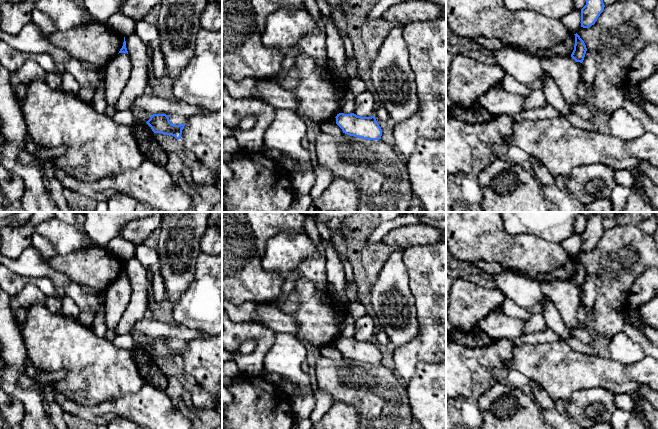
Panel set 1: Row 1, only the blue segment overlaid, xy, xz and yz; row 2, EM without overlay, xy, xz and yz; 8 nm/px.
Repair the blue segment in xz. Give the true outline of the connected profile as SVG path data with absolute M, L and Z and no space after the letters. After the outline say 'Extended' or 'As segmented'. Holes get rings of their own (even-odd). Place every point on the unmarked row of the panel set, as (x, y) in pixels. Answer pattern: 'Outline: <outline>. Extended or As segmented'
Outline: M354 337L337 338L336 348L343 357L367 364L379 364L382 360L382 353L374 340L361 341Z. As segmented

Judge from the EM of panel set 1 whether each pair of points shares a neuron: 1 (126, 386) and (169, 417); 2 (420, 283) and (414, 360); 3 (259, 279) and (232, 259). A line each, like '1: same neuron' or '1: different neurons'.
1: different neurons
2: same neuron
3: same neuron

